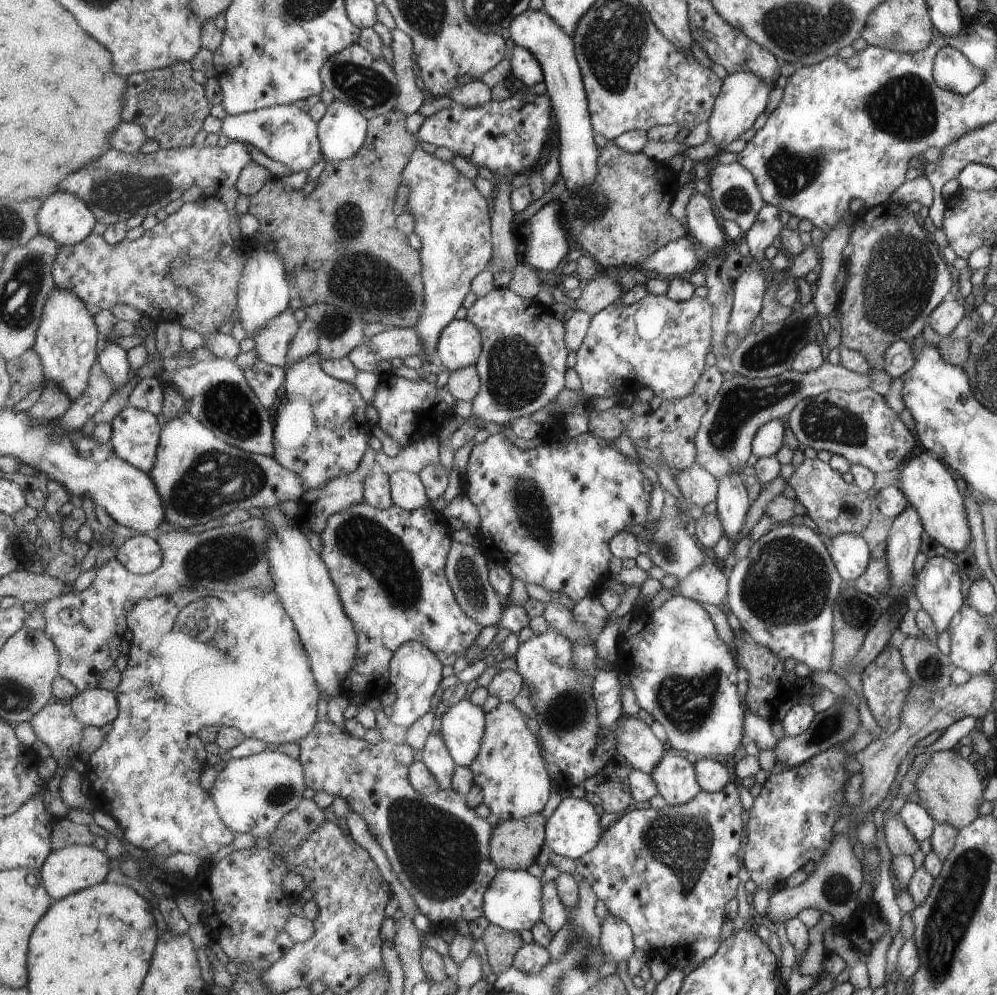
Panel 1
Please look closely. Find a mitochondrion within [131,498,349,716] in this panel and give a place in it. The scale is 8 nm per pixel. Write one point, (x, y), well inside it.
(226, 556)

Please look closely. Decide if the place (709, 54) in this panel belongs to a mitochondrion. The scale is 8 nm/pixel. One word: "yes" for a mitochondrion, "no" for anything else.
no

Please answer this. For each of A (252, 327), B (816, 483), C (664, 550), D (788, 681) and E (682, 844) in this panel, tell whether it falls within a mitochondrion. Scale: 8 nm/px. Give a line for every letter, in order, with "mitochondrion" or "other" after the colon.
A: other
B: other
C: mitochondrion
D: other
E: mitochondrion

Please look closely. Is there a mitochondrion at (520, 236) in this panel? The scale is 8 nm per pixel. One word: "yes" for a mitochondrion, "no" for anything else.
no

